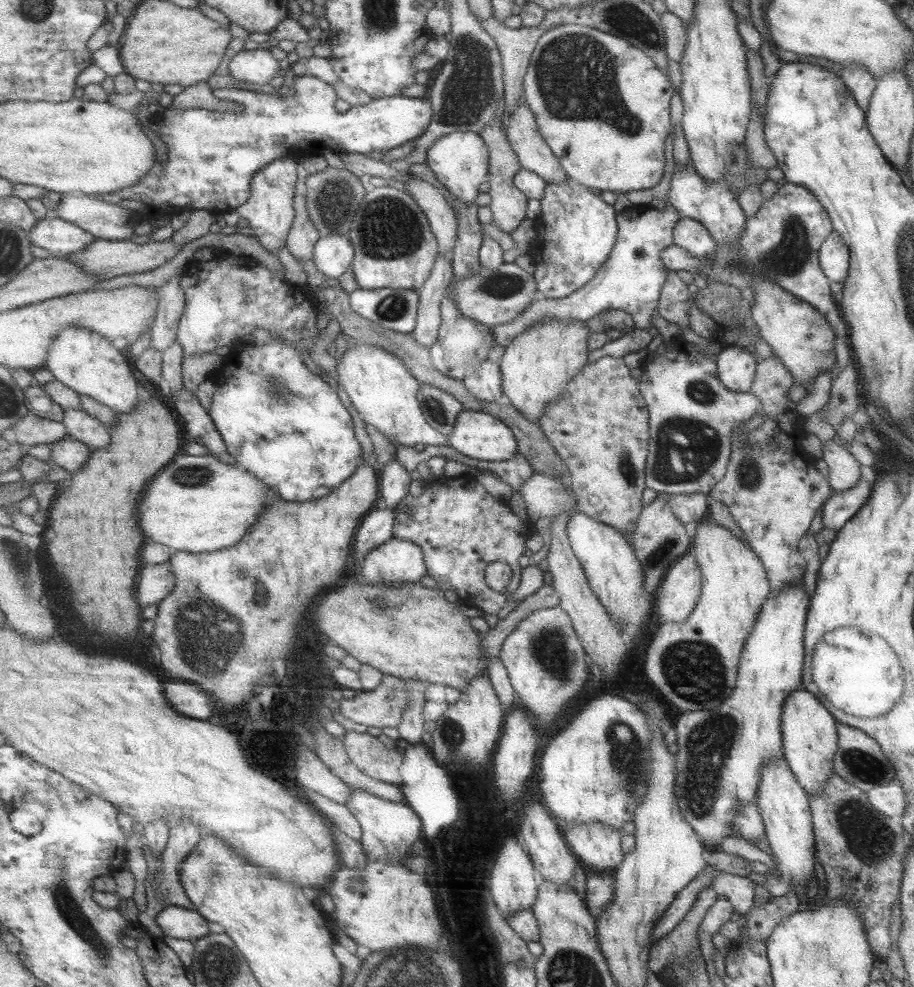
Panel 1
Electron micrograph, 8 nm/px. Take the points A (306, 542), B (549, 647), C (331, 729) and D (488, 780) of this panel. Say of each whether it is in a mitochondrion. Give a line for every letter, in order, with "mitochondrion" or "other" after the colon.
A: other
B: mitochondrion
C: other
D: other

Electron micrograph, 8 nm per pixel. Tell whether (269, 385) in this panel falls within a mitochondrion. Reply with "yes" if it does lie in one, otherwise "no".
yes

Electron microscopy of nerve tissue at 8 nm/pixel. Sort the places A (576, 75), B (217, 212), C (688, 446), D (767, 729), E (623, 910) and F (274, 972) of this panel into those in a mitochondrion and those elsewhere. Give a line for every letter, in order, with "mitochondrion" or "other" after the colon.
A: mitochondrion
B: other
C: mitochondrion
D: other
E: other
F: other

